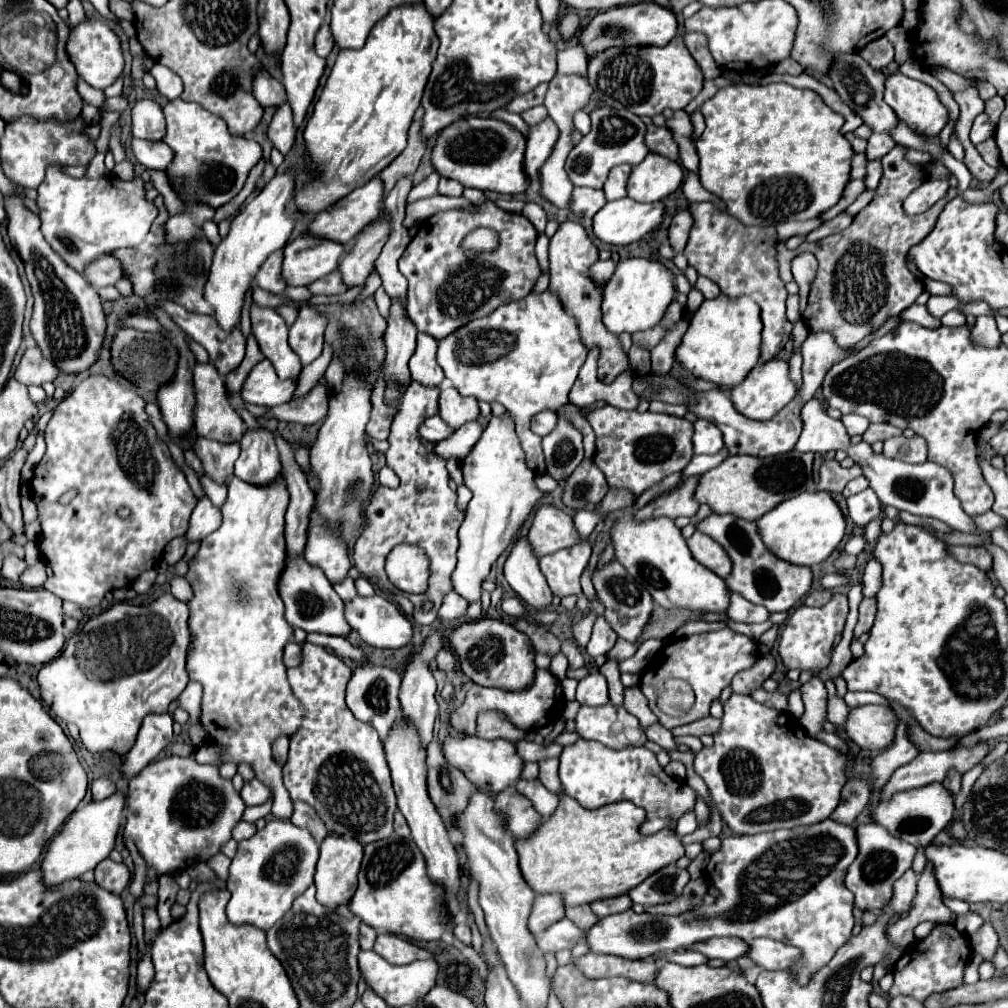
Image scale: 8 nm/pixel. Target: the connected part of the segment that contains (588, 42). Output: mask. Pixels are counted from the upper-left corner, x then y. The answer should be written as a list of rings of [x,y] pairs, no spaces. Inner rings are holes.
[[[642,1],[634,5],[622,5],[612,7],[600,15],[596,15],[586,29],[580,33],[580,43],[586,47],[588,57],[596,55],[600,49],[608,47],[620,47],[620,45],[668,45],[668,41],[678,33],[678,19],[676,15],[654,3],[654,1]]]

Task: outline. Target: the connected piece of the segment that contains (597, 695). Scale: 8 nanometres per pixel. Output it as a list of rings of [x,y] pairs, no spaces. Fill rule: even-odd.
[[[600,671],[588,673],[580,683],[578,683],[578,691],[576,691],[576,699],[580,701],[580,705],[590,705],[590,707],[598,707],[608,703],[608,685],[606,685],[606,677]]]

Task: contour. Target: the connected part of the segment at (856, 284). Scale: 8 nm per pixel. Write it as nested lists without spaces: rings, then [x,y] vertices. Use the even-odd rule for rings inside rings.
[[[896,145],[888,155],[882,157],[882,179],[878,189],[874,191],[874,199],[854,217],[848,229],[816,243],[804,243],[793,252],[789,252],[783,242],[778,243],[776,258],[780,278],[785,283],[793,280],[790,263],[795,256],[808,251],[818,257],[820,263],[818,275],[810,289],[808,307],[802,313],[808,331],[812,333],[828,331],[840,347],[848,349],[866,337],[866,323],[874,331],[888,317],[900,315],[920,297],[924,285],[922,281],[918,283],[918,279],[906,267],[906,253],[912,245],[920,243],[934,229],[936,219],[942,213],[944,205],[958,195],[958,189],[950,189],[948,195],[932,207],[932,211],[908,217],[902,211],[902,201],[926,181],[926,173],[928,169],[924,165],[914,165],[906,161],[904,149]],[[840,257],[842,257],[842,289],[836,287],[836,271]]]

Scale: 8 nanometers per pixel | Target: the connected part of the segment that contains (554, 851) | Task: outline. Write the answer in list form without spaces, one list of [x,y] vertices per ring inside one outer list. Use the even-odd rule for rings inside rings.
[[[562,795],[556,813],[544,819],[530,839],[516,841],[524,879],[538,895],[562,893],[568,907],[624,895],[652,873],[684,857],[684,845],[676,831],[662,829],[654,835],[642,835],[640,825],[644,821],[646,811],[630,801],[590,811],[576,799]]]

